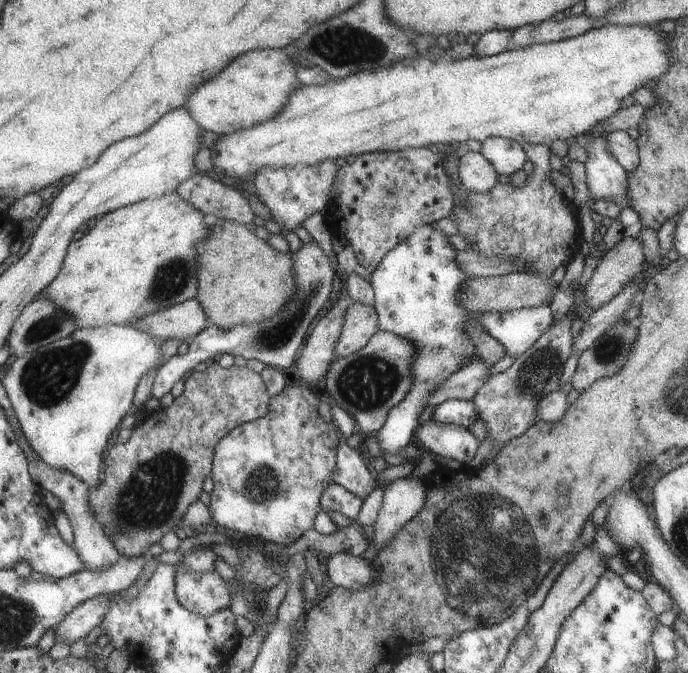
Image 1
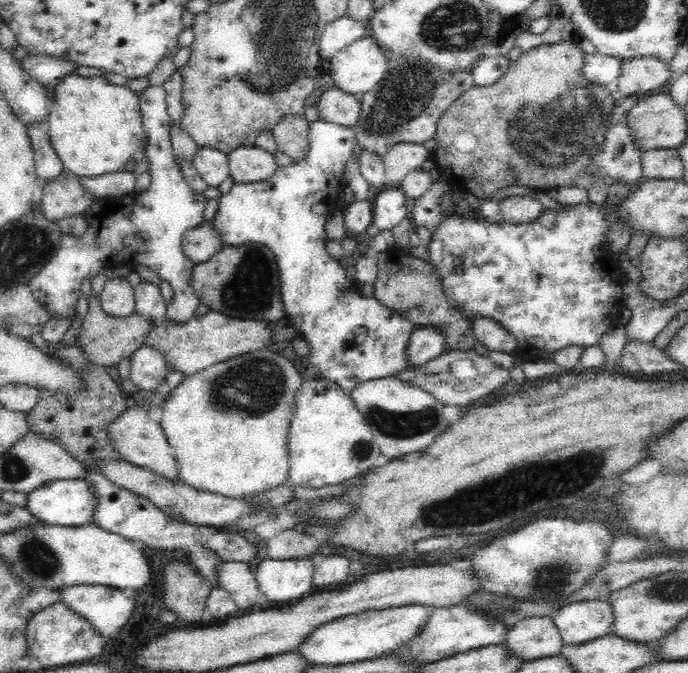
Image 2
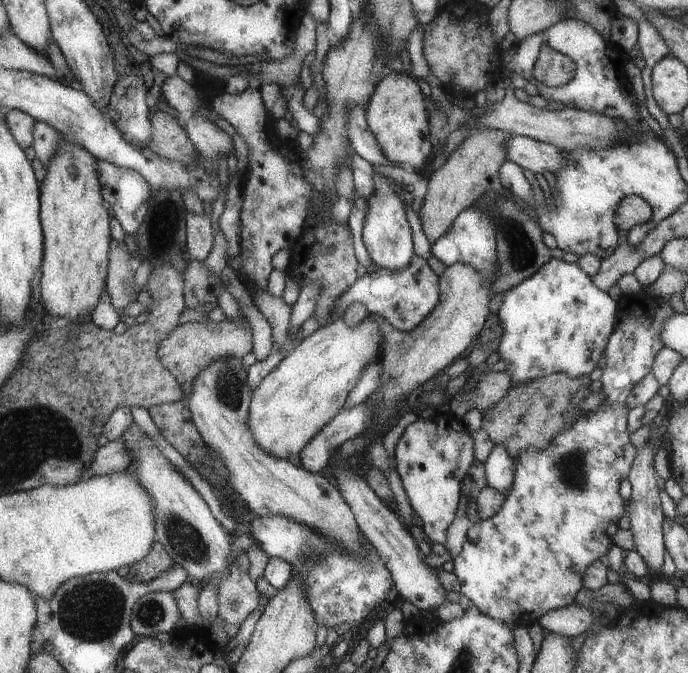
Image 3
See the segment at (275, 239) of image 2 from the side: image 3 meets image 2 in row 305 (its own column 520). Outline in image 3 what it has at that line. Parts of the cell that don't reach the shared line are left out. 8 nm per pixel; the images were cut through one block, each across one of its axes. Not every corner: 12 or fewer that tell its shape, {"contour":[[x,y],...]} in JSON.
{"contour":[[550,257],[506,290],[511,386],[595,369],[615,302]]}

